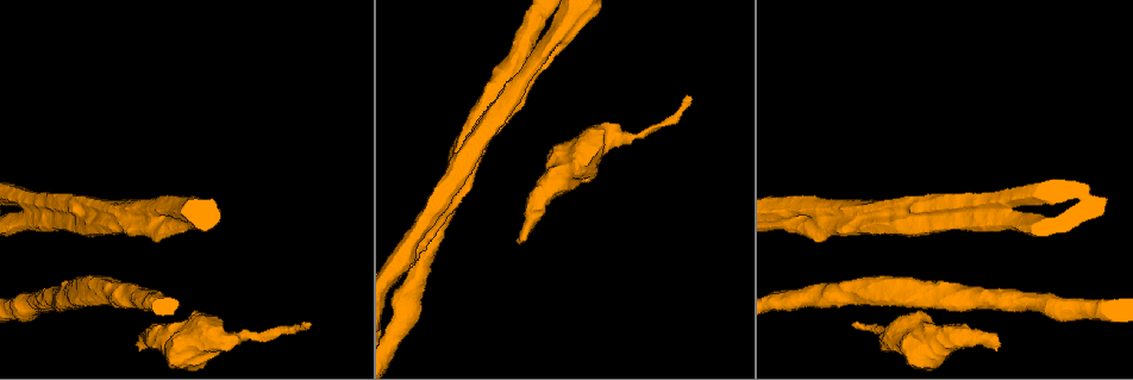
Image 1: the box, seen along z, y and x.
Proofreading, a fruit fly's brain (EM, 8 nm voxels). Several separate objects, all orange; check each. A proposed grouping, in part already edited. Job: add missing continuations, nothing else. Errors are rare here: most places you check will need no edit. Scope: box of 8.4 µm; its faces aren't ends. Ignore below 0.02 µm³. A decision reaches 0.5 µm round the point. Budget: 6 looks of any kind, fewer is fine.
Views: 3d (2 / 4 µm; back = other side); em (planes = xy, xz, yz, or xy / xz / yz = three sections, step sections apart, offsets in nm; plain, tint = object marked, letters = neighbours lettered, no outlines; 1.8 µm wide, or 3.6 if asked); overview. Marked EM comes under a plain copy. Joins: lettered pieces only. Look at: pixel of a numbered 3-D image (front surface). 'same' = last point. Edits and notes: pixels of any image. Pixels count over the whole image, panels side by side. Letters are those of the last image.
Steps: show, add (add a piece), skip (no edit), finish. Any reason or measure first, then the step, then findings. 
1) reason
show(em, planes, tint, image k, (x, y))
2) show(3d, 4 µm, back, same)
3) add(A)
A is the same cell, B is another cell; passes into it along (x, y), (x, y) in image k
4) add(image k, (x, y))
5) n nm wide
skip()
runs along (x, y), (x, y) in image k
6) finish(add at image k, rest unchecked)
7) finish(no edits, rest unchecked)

side arm on a straight run
show(3d, 4 µm, image 1, (560, 43))

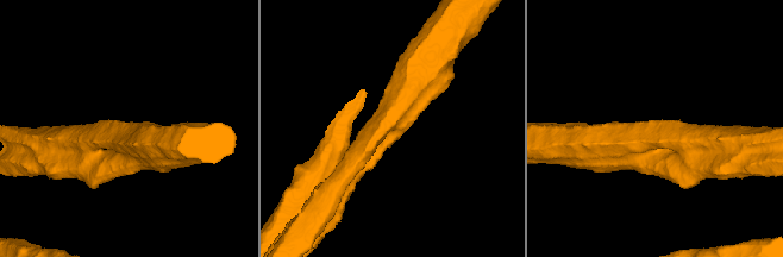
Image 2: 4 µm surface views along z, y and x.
show(em, 3.6 µm, planes, tint, image 2, (120, 146))

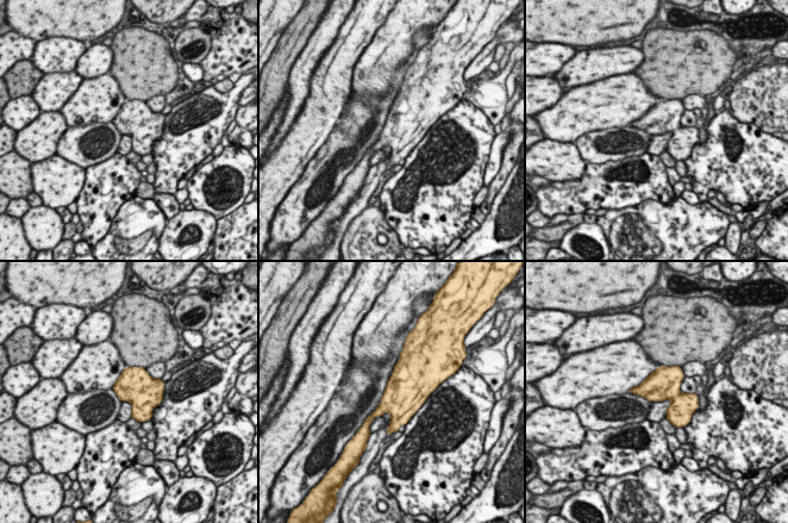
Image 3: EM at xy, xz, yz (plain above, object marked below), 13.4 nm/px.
see the neighbours
show(em, 3.6 µm, planes, letters, same)

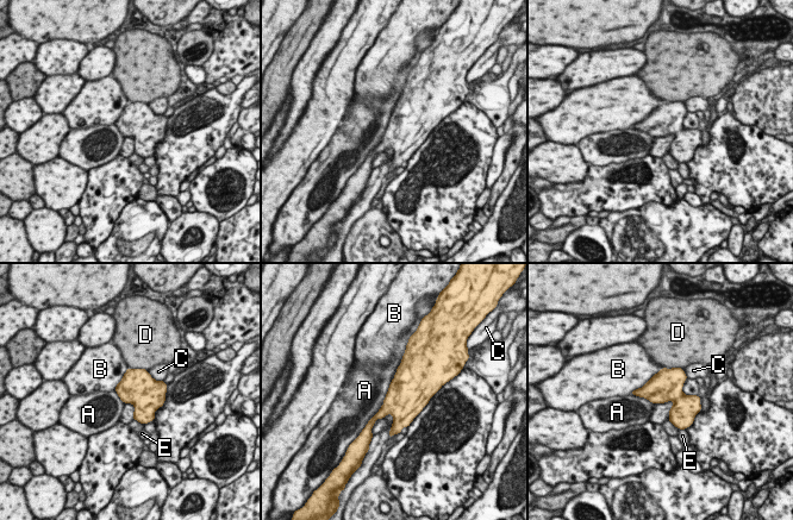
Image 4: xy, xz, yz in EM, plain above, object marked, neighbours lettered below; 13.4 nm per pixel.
skip()
A, B, C, D and E are other cells; border along (403, 356), (383, 403), (364, 425) in image 4; no lettered piece goes on from it

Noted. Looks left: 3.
closes a loop
show(em, 3.6 µm, planes, letters, image 1, (964, 201))

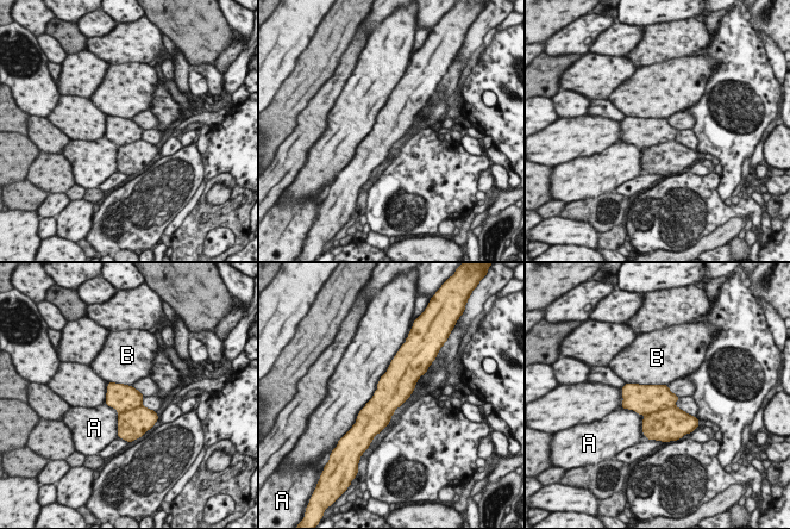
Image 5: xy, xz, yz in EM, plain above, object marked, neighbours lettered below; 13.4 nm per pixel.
400 nm wide
skip()
A and B are other cells; border along (626, 383), (666, 385) in image 5; no lettered piece goes on from it

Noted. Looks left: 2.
tapers out
show(em, planes, letters, image 1, (688, 97))

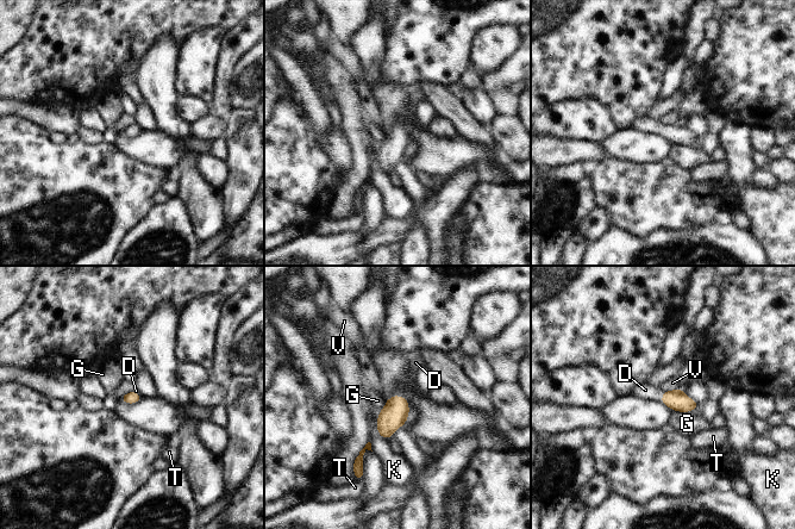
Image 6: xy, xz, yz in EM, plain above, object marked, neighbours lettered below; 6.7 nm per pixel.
add(D)
D is the same cell, G, K, T and V are other cells; passes into it along (676, 399), (662, 396), (645, 390) in image 6; the cell continues

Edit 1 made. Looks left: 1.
finish(add at image 6, rest unchecked)

